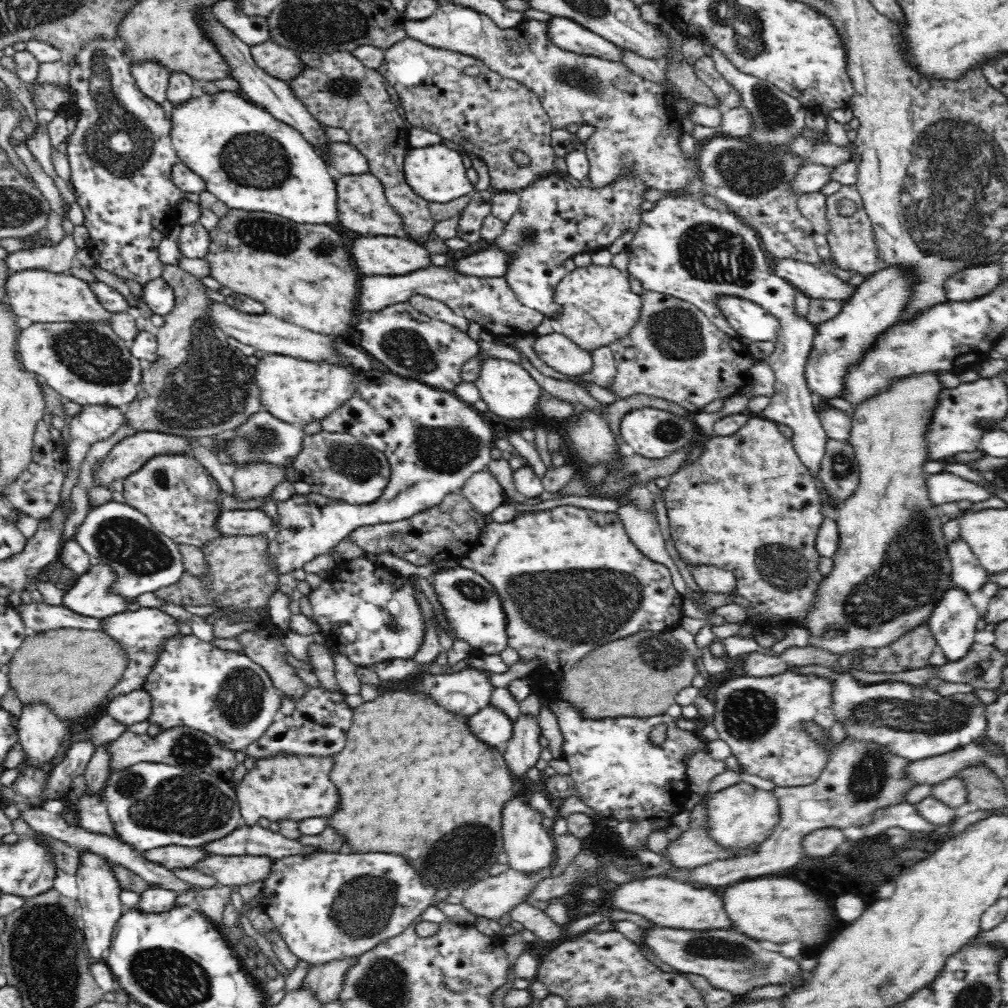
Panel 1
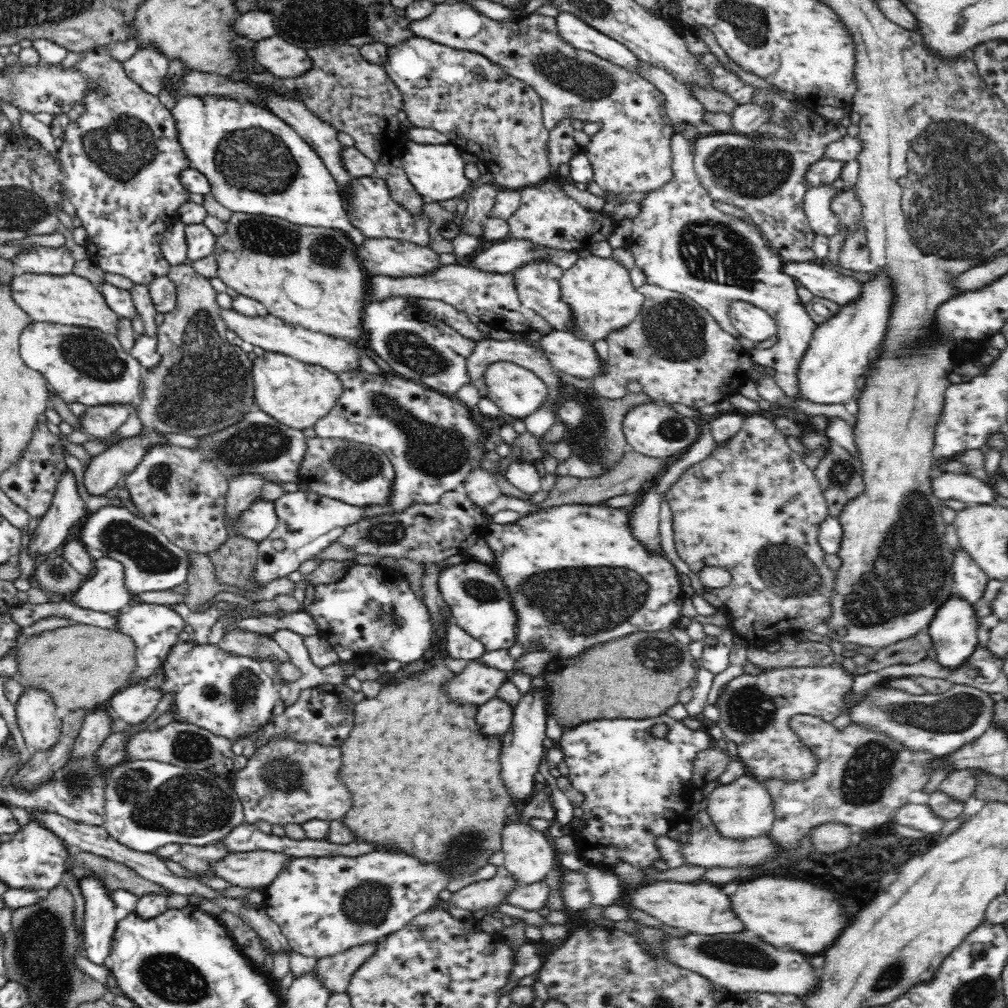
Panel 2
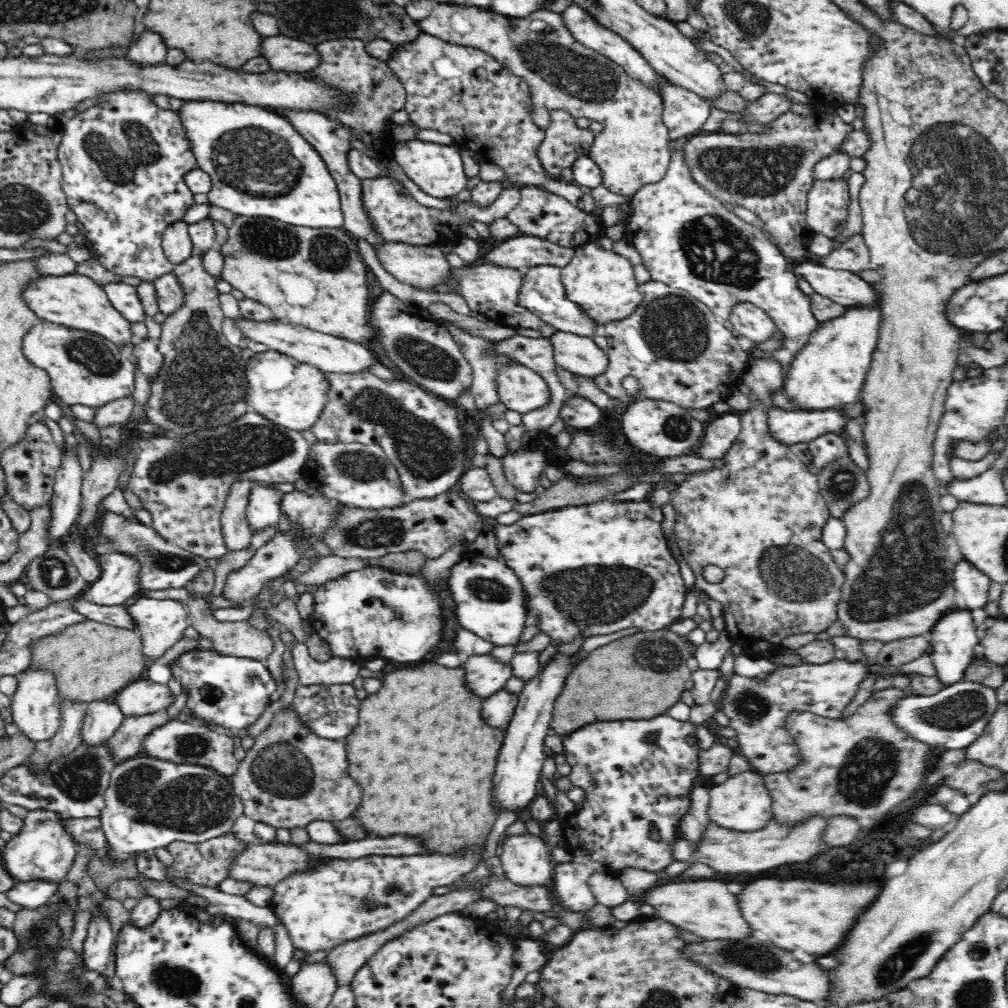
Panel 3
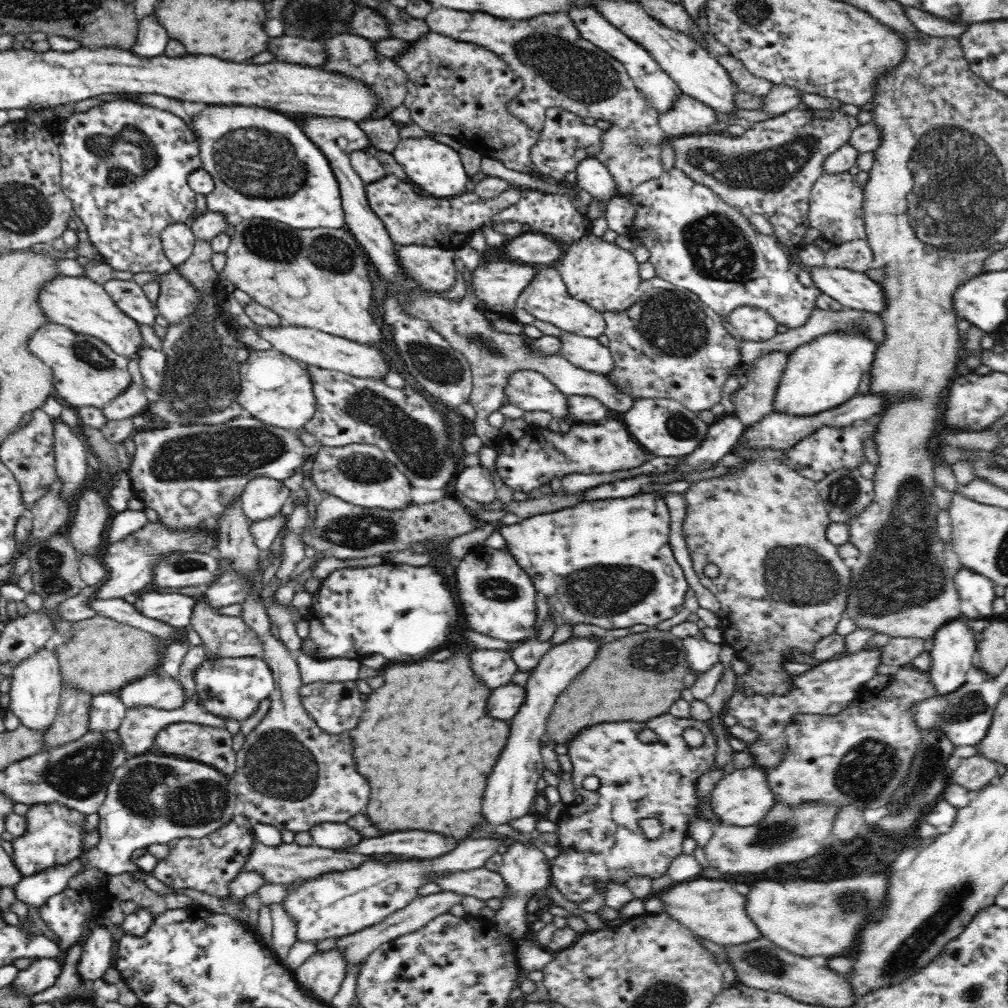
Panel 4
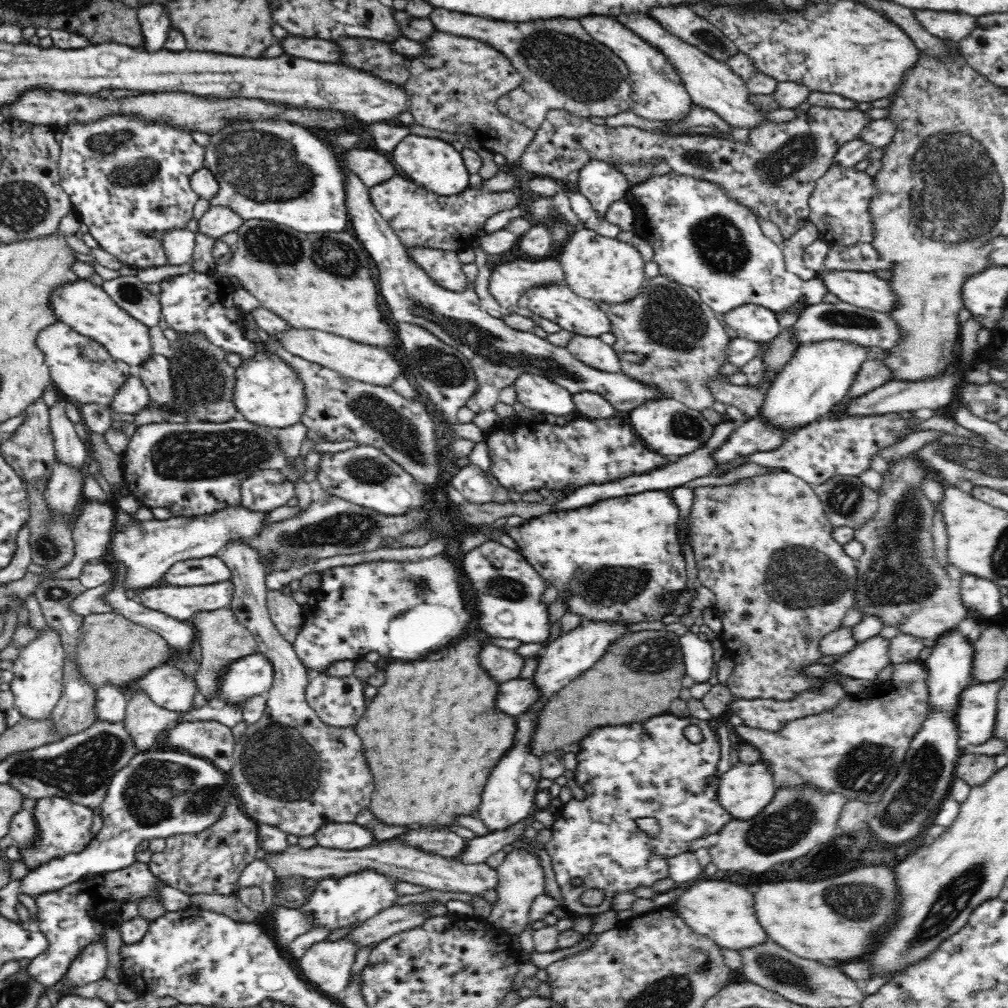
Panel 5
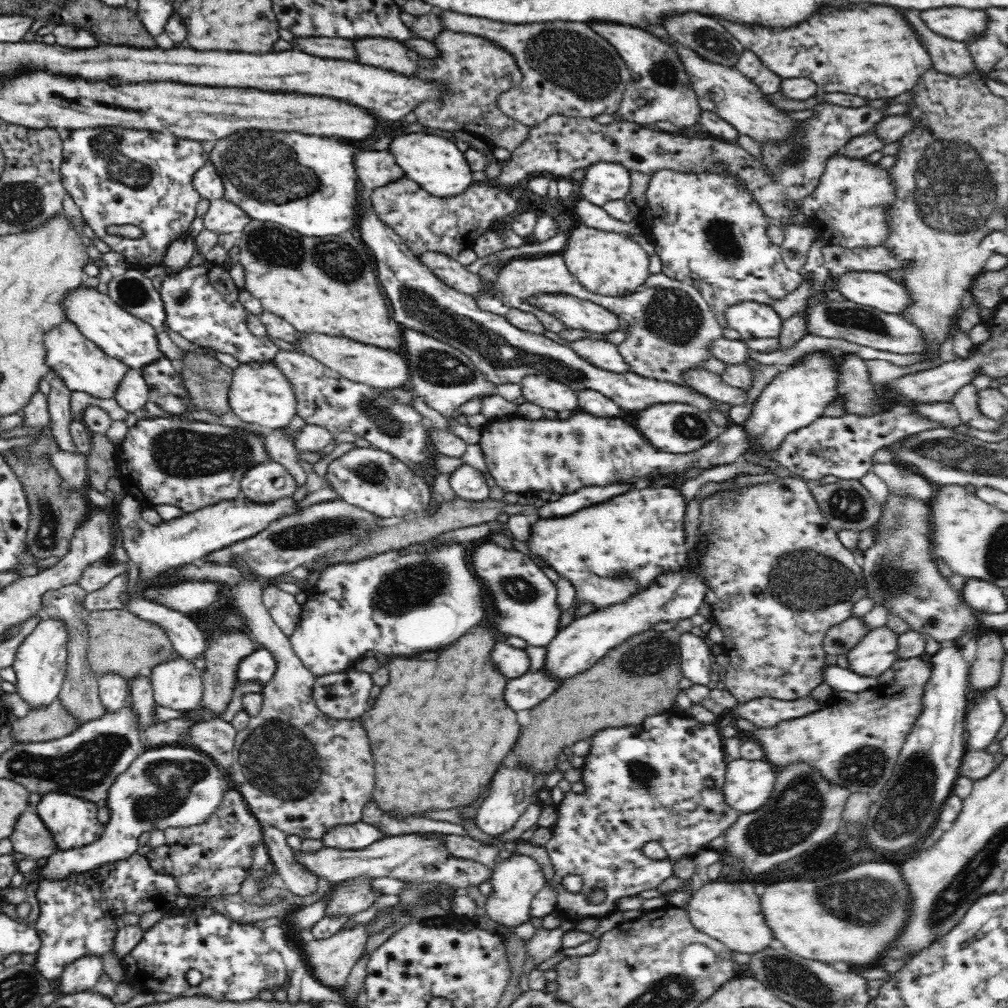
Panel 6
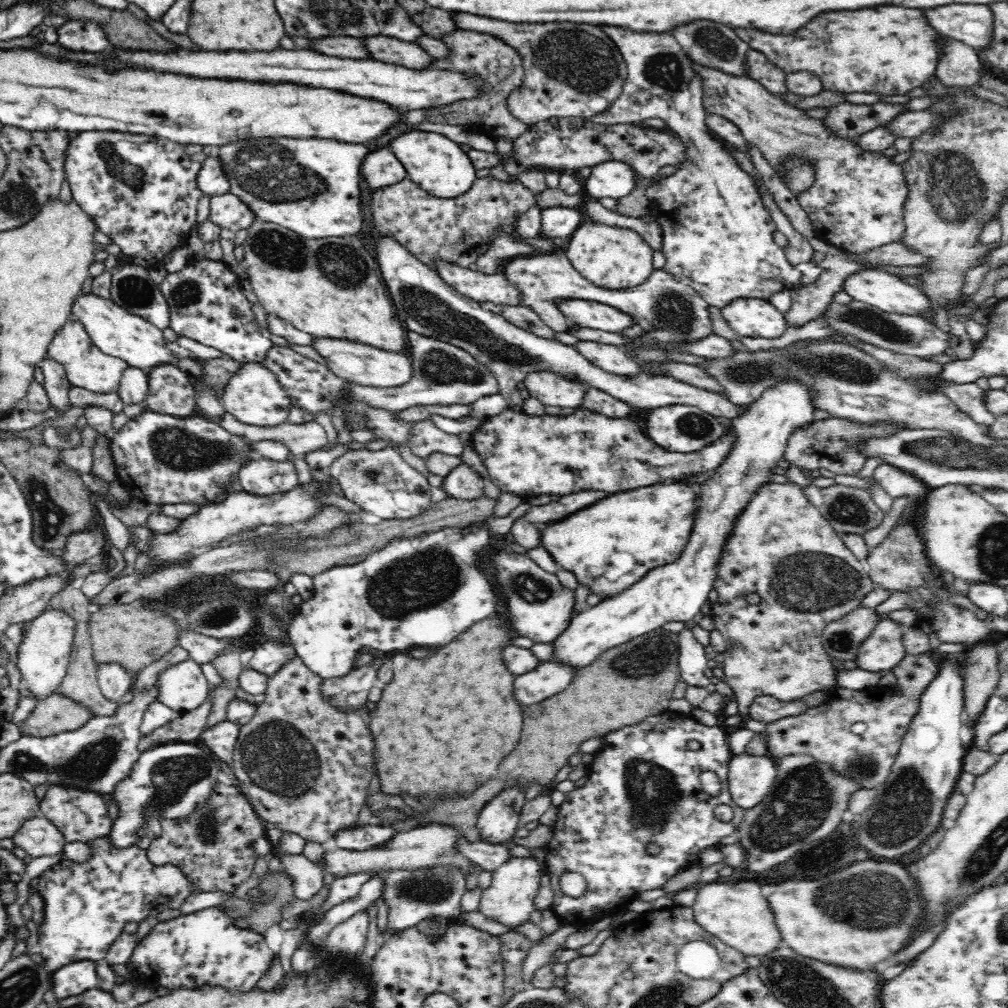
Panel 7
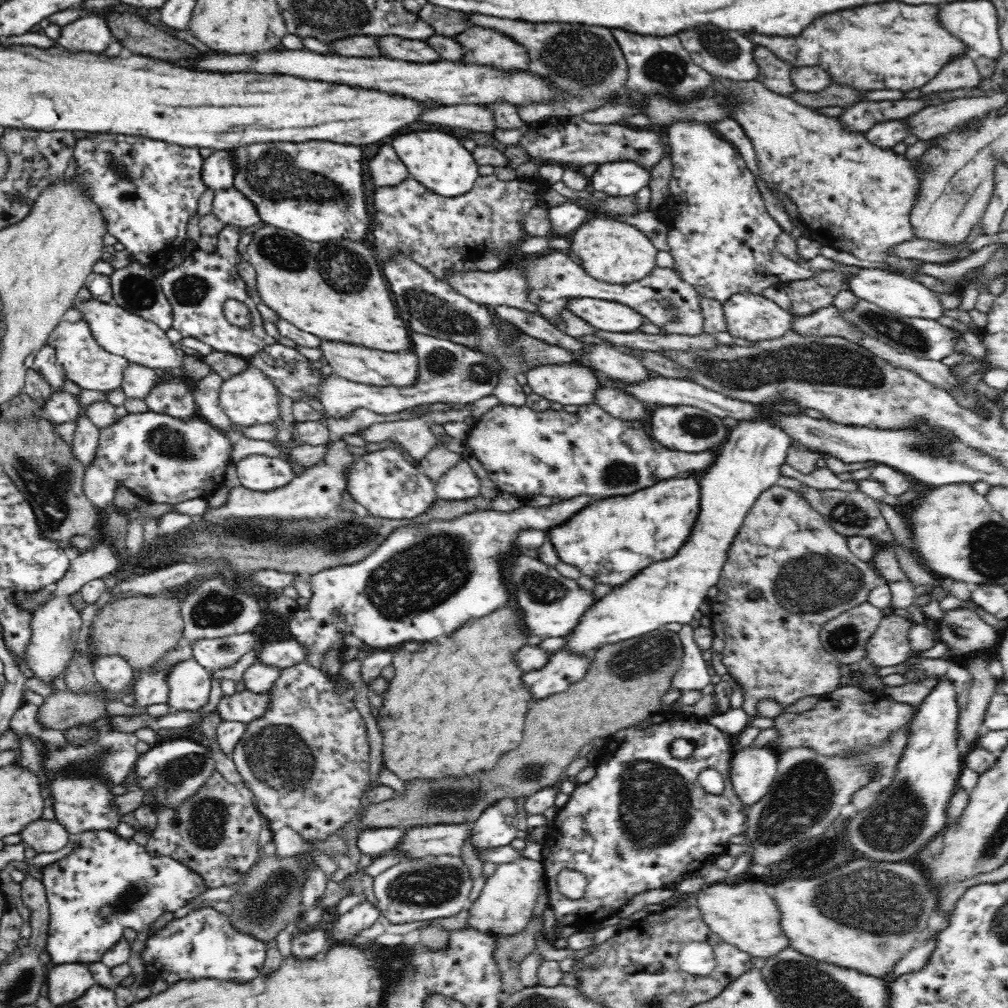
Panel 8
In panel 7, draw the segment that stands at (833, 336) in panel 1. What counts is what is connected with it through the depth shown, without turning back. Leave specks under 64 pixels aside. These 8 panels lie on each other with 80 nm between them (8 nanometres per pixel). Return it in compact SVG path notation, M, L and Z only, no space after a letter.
M794 380L770 388L749 410L732 419L730 432L734 442L727 455L713 470L714 474L700 484L700 512L688 542L676 560L648 569L628 588L611 597L604 597L590 608L585 608L567 630L556 640L554 657L578 668L588 666L601 652L618 647L634 638L661 628L666 622L688 622L708 599L718 578L718 566L726 540L732 536L740 514L763 487L772 483L774 468L784 460L786 446L794 431L814 421L816 409L810 403L806 387Z

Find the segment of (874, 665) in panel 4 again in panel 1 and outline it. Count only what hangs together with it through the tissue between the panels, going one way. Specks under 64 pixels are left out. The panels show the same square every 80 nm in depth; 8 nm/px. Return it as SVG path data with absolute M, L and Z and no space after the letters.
M792 671L767 677L738 676L718 686L713 697L713 725L718 731L718 738L730 745L732 755L741 766L741 772L772 780L775 786L780 787L809 785L818 780L827 763L827 754L823 746L812 744L807 724L814 723L820 727L820 731L826 733L835 724L832 713L832 684L828 680Z

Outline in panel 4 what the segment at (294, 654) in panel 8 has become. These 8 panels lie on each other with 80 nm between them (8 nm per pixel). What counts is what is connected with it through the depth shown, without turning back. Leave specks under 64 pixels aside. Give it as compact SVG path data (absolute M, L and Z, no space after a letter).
M242 656L204 660L194 674L196 693L202 708L226 721L229 718L238 722L248 718L258 710L260 702L268 698L274 688L272 669L267 661L259 656Z

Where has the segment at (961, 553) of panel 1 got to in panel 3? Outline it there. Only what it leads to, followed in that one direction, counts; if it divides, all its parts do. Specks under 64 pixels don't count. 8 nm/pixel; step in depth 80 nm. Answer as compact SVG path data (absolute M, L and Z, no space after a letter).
M964 558L955 563L953 586L956 589L954 600L957 606L972 611L986 606L990 580L986 576L980 576L980 572L976 572L976 568L970 566L972 564Z

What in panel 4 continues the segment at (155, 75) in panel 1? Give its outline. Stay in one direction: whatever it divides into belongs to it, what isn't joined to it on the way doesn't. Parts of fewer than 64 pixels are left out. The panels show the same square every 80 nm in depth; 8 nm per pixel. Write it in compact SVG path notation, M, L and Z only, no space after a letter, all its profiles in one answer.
M148 14L139 22L136 44L130 49L140 56L158 56L165 52L169 36L156 14Z

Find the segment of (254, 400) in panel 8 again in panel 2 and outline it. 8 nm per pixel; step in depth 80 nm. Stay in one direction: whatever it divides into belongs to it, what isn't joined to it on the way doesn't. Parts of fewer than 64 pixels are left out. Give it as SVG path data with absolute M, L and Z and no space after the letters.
M265 351L253 362L253 393L256 405L277 423L304 430L314 427L332 410L342 396L342 383L336 373L316 364L305 364L277 352Z

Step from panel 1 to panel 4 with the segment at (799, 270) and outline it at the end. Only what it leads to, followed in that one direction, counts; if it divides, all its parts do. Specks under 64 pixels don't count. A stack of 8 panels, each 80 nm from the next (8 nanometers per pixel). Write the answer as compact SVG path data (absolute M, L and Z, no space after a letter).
M808 267L812 273L814 286L818 287L823 293L838 300L842 307L850 307L858 310L867 310L880 313L887 307L886 291L878 279L876 282L871 280L865 273L854 272L845 268Z

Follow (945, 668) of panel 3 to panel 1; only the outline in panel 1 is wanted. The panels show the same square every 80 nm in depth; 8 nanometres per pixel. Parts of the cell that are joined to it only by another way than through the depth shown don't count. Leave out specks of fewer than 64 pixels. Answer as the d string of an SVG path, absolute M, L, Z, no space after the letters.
M956 586L944 592L927 623L948 660L957 662L968 654L980 617L967 592Z

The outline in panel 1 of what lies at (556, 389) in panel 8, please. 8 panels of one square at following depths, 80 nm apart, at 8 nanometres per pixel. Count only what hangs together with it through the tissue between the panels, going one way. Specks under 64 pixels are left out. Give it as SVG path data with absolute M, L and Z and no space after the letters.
M483 352L478 353L478 356L481 356L481 366L479 367L481 370L474 385L478 387L481 399L486 403L488 410L496 416L508 420L524 418L530 421L533 419L536 404L544 392L532 379L532 376L518 363L510 360L488 357Z

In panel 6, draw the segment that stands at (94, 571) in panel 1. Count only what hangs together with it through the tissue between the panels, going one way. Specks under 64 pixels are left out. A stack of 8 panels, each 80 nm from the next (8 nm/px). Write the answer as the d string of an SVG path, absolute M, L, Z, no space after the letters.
M129 495L117 499L117 502L119 516L116 522L120 527L124 550L130 560L138 566L139 580L148 582L176 567L195 563L209 552L251 537L268 528L275 520L298 515L303 511L300 502L296 502L294 496L280 498L268 504L261 504L243 496L222 500L218 504L199 508L191 513L186 512L166 524L152 525L142 519L138 509L140 504Z

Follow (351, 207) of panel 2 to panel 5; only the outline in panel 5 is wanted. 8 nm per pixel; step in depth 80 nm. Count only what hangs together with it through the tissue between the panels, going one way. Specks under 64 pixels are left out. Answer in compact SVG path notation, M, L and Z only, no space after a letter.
M402 174L369 189L376 210L392 225L406 248L464 252L464 248L469 247L473 238L486 226L488 219L519 205L516 195L511 190L492 192L481 187L468 187L452 196L438 196L422 184L406 180Z

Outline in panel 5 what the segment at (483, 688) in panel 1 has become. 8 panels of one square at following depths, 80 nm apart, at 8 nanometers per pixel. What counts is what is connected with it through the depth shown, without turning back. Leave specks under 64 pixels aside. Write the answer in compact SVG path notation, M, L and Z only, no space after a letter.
M487 643L484 648L484 664L488 664L488 672L500 682L506 682L520 677L525 660L515 649L506 649L502 646Z

